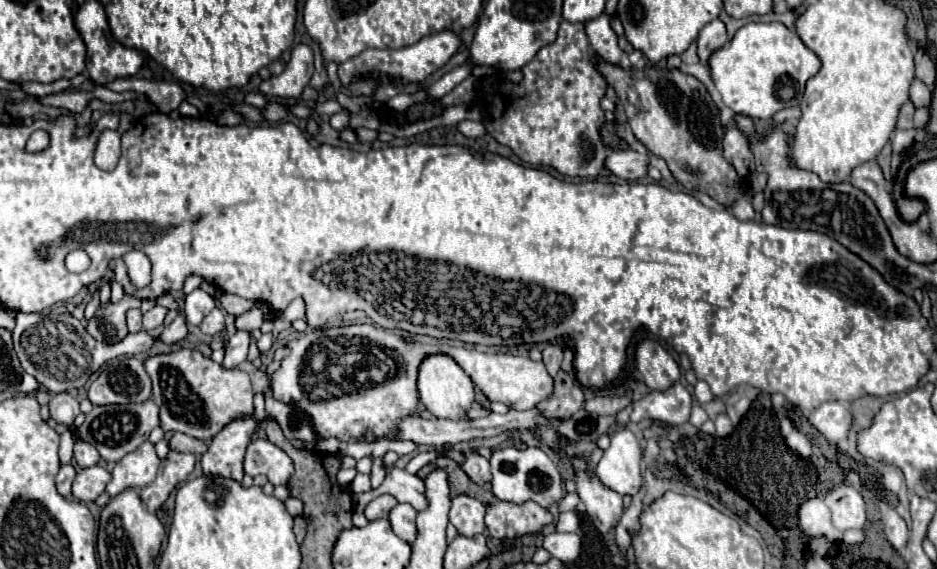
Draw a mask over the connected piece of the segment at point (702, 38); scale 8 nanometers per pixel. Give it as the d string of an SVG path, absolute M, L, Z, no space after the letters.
M719 19L707 23L707 25L701 29L699 37L697 37L697 55L699 55L701 63L703 63L705 67L709 67L709 57L711 57L717 49L721 49L725 43L727 43L725 25L723 25Z

